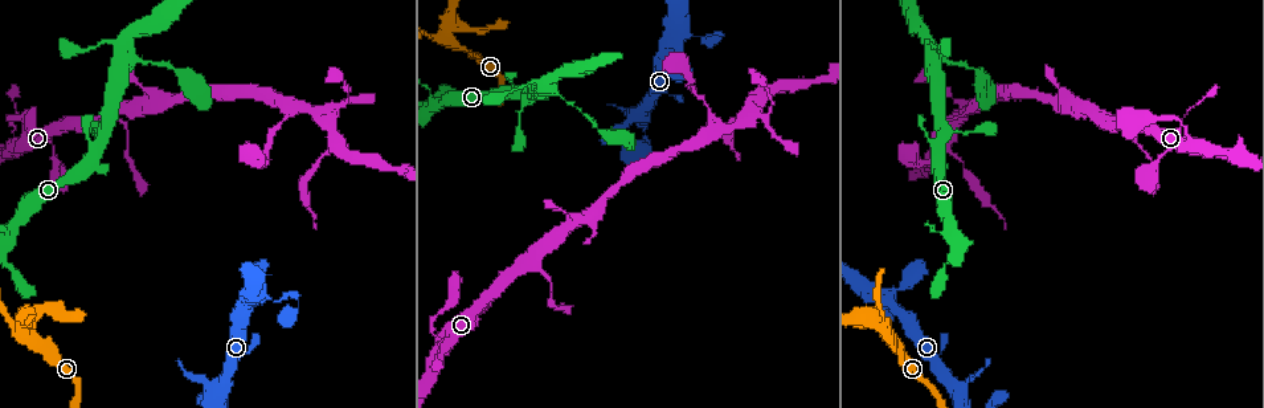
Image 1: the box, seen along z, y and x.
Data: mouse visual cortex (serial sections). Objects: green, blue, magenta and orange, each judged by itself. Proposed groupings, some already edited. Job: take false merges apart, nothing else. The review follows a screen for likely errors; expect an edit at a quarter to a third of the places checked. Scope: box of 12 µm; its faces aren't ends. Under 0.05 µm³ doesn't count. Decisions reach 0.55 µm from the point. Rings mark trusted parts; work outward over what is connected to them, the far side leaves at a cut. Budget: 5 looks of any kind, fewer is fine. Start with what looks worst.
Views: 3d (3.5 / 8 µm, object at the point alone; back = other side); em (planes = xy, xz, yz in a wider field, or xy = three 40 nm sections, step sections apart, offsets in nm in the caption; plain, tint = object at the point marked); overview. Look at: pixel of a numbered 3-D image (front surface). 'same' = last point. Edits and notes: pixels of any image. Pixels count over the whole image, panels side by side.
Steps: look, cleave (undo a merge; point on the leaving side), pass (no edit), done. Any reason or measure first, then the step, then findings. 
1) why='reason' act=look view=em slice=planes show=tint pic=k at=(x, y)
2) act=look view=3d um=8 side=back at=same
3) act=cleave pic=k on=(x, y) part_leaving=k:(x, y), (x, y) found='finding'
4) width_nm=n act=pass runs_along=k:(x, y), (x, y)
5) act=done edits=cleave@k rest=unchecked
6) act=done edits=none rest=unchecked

why='abrupt turn' act=look view=3d um=3.5 pic=1 at=(277, 301)

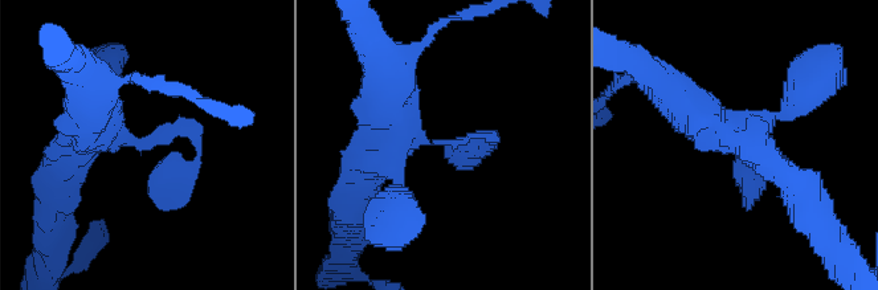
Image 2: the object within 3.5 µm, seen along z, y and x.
why='now the EM' act=look view=em slice=planes show=tint pic=2 at=(452, 140)

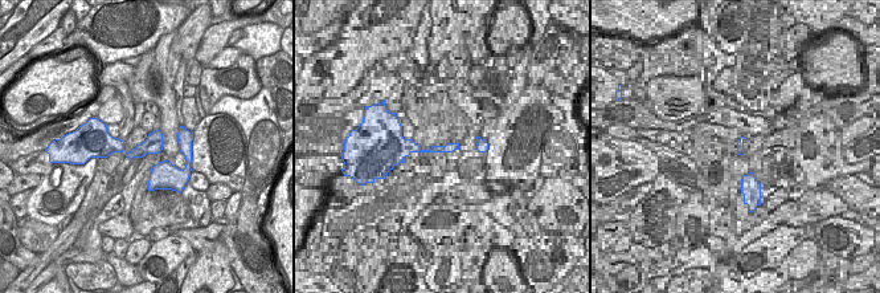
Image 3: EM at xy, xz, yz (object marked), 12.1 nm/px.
act=pass runs_along=2:(77, 146), (167, 142), (163, 208) found='continuous, no second cell'

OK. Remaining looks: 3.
why='abrupt turn' act=look view=3d um=3.5 pic=1 at=(768, 127)

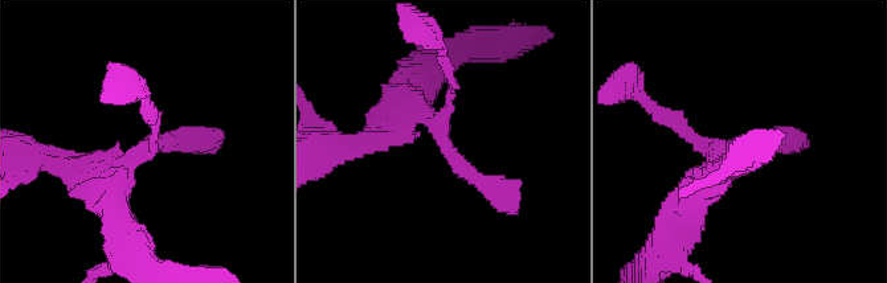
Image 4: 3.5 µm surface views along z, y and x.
why='shape alone is not enough' act=look view=em slice=xy step=2 show=tint pic=4 at=(445, 148)

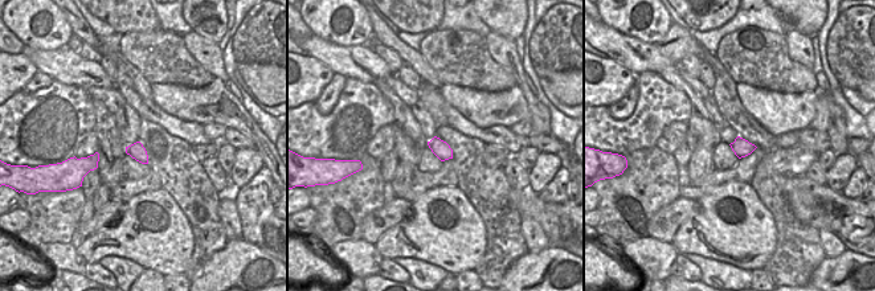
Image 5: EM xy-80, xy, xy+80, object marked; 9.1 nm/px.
act=pass runs_along=4:(395, 128), (440, 119), (456, 163), (513, 206) found='continuous, no second cell'

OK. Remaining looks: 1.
act=done edits=none rest=unchecked

